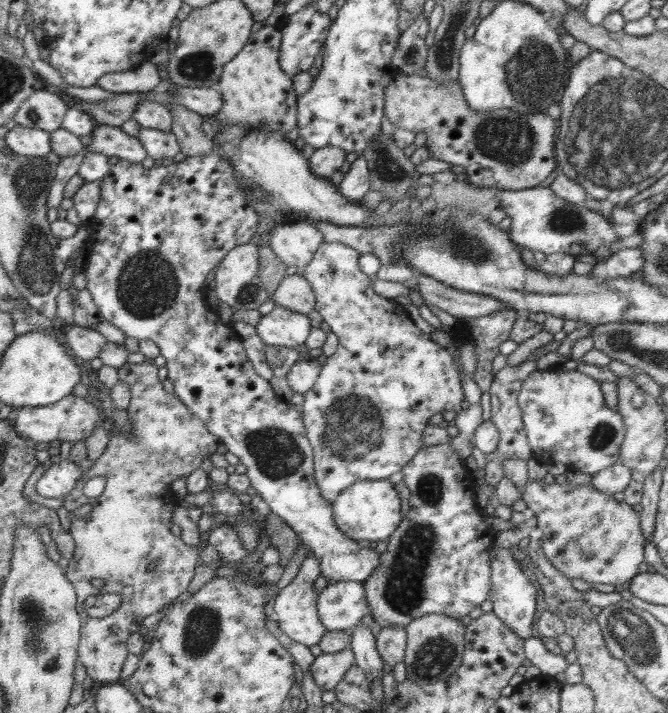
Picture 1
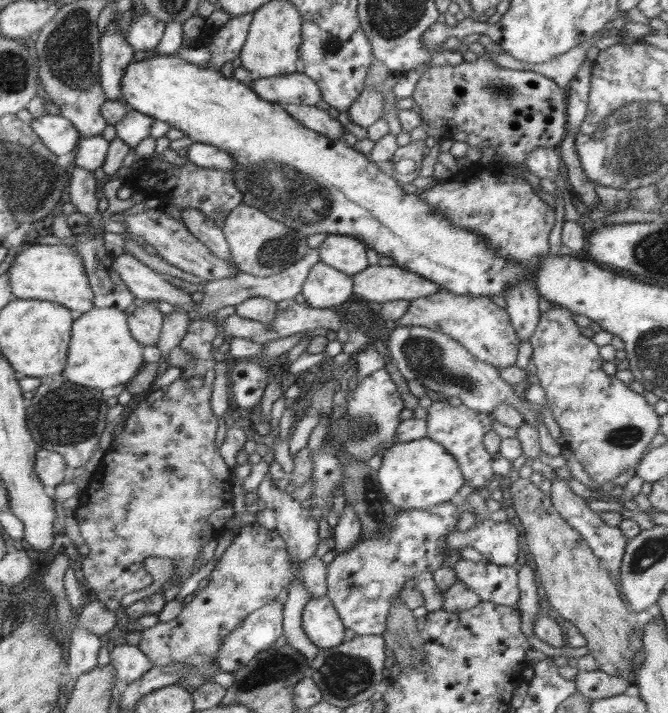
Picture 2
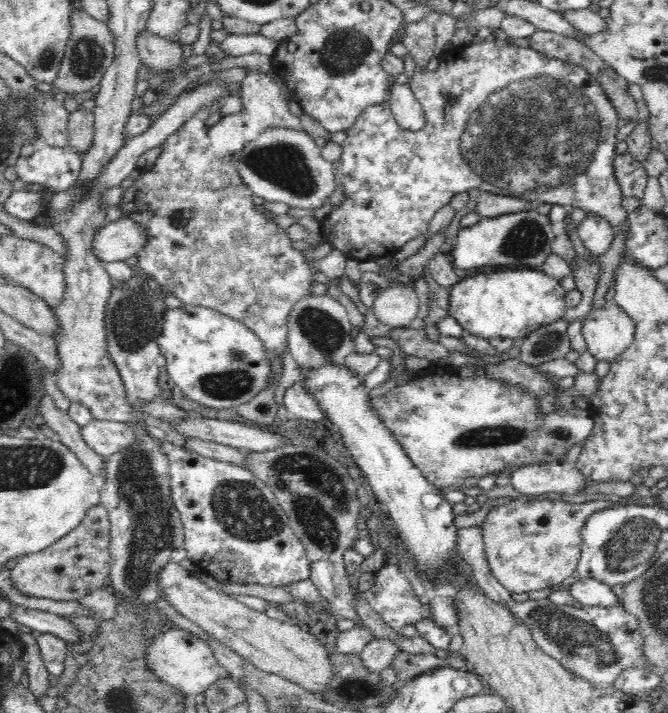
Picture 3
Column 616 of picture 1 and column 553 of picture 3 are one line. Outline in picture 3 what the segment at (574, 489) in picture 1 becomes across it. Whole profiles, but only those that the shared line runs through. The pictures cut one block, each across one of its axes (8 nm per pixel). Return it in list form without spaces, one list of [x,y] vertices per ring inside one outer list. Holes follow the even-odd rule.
[[[518,497],[494,507],[481,526],[485,555],[492,574],[511,593],[556,589],[562,580],[575,573],[583,541],[581,530],[588,517],[612,503],[600,497],[596,497],[596,502],[580,504]]]

